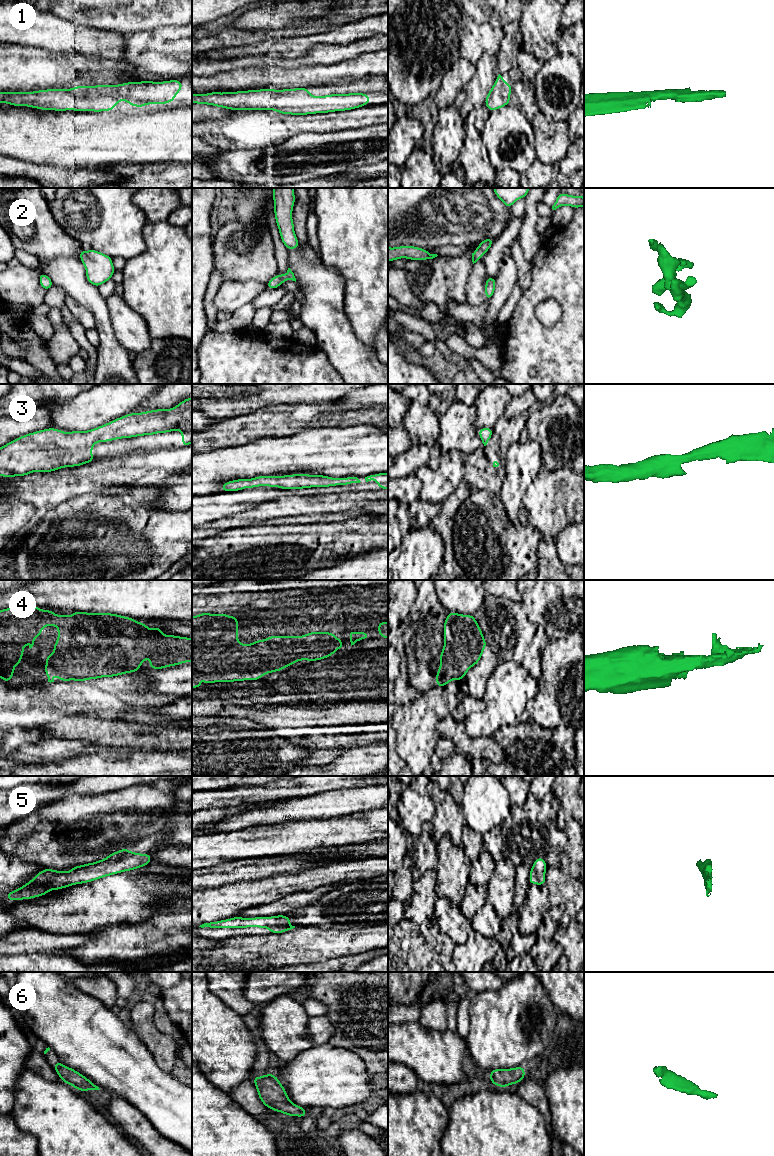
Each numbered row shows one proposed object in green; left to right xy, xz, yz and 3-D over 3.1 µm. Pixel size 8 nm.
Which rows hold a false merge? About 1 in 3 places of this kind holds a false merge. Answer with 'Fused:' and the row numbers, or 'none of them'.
Fused: none of them

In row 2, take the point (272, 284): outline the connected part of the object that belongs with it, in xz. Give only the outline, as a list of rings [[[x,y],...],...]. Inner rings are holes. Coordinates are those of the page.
[[[288,268],[287,273],[285,275],[281,275],[278,273],[276,276],[272,277],[271,280],[267,282],[267,289],[270,290],[278,288],[281,284],[284,283],[286,279],[296,282],[294,273],[291,271],[290,268]]]

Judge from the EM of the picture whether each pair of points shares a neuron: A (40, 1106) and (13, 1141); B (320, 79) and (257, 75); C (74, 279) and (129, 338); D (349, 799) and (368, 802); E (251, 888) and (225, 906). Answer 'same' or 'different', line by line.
A: different
B: same
C: different
D: same
E: same

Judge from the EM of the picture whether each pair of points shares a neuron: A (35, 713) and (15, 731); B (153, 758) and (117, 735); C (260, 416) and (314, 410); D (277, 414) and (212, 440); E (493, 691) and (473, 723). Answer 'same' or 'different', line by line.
A: same
B: different
C: same
D: same
E: same

